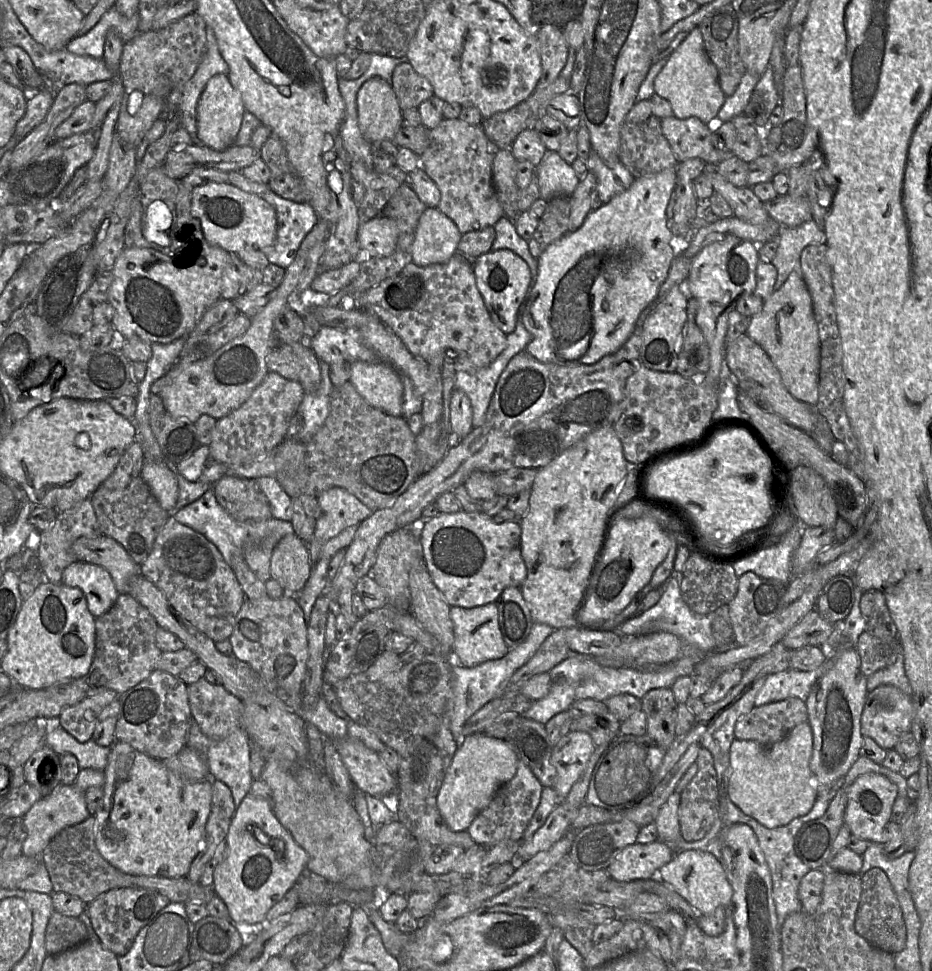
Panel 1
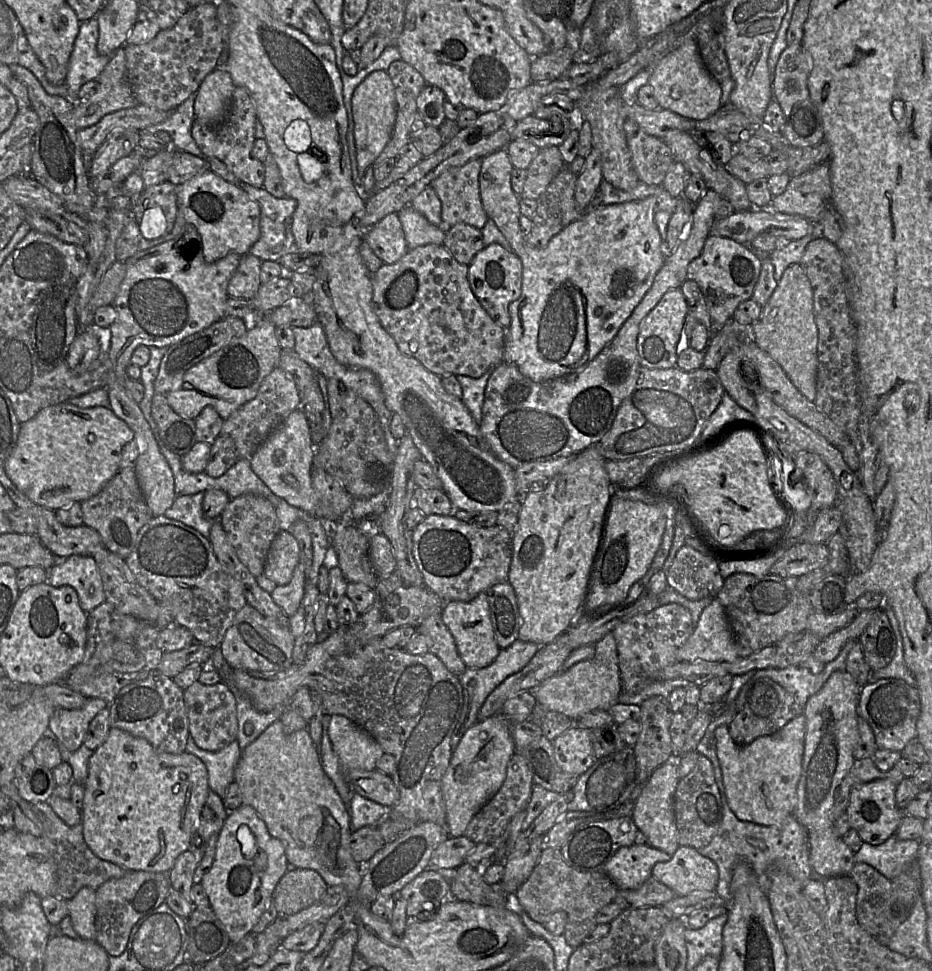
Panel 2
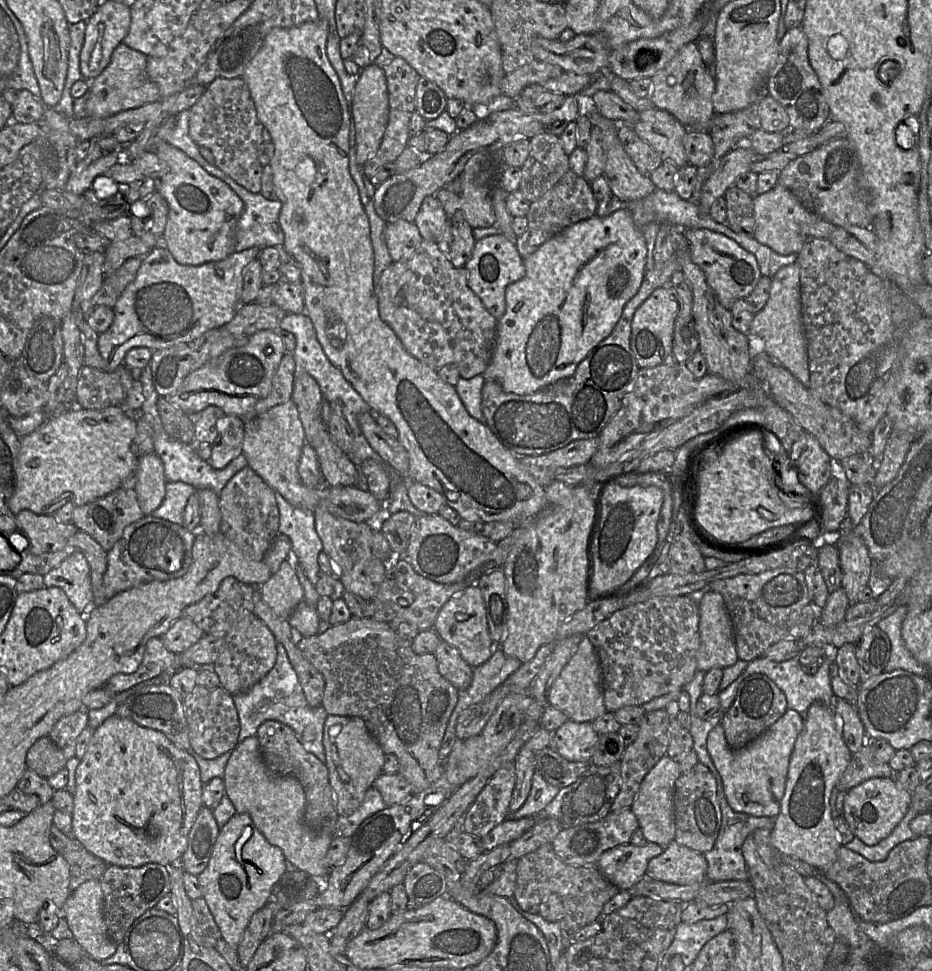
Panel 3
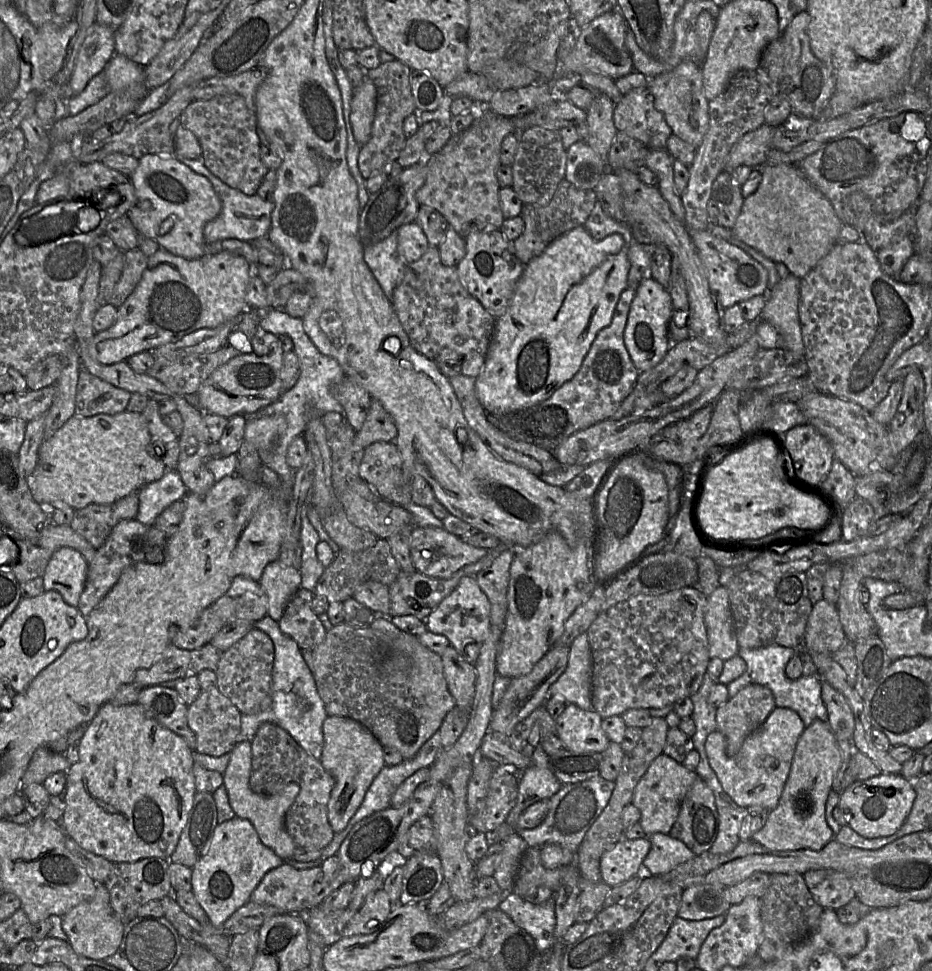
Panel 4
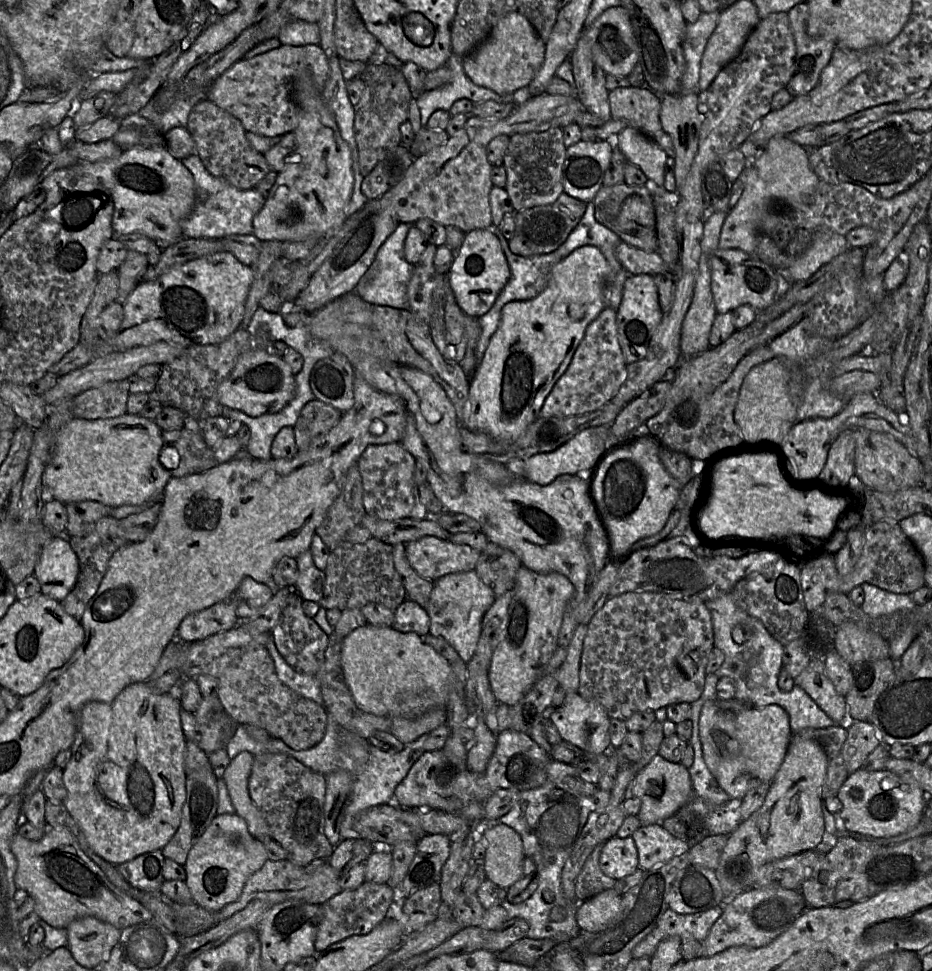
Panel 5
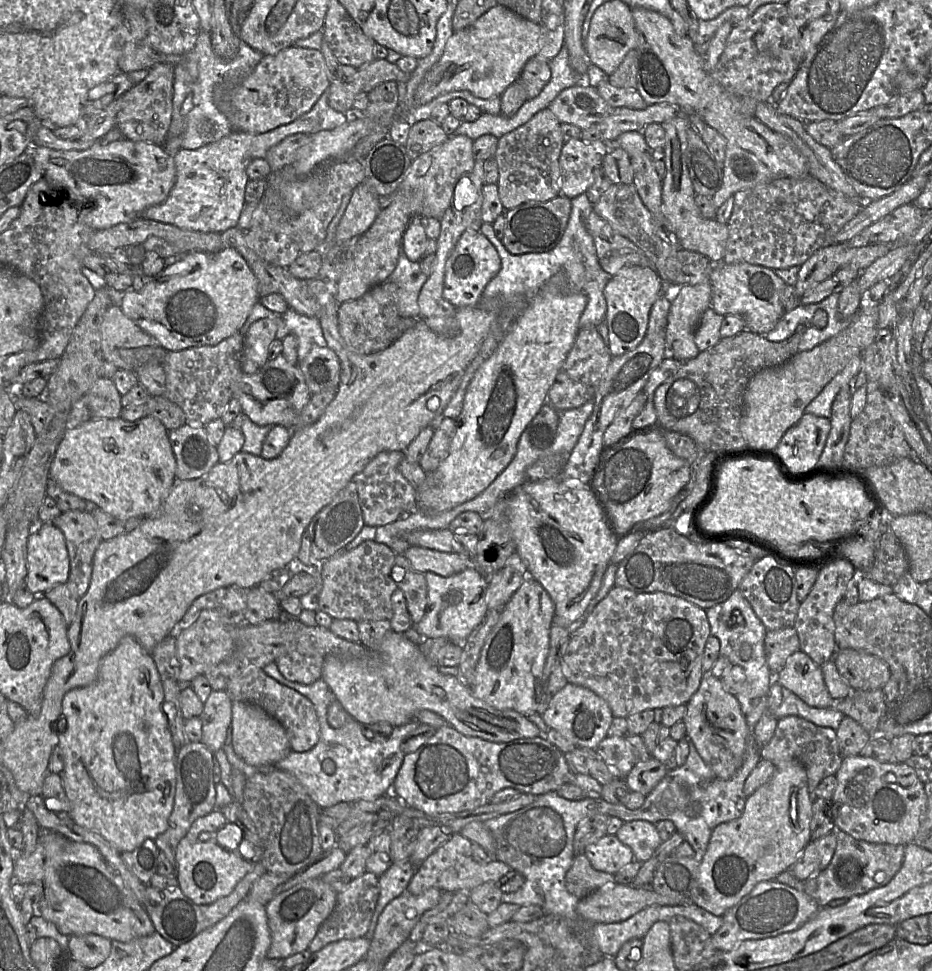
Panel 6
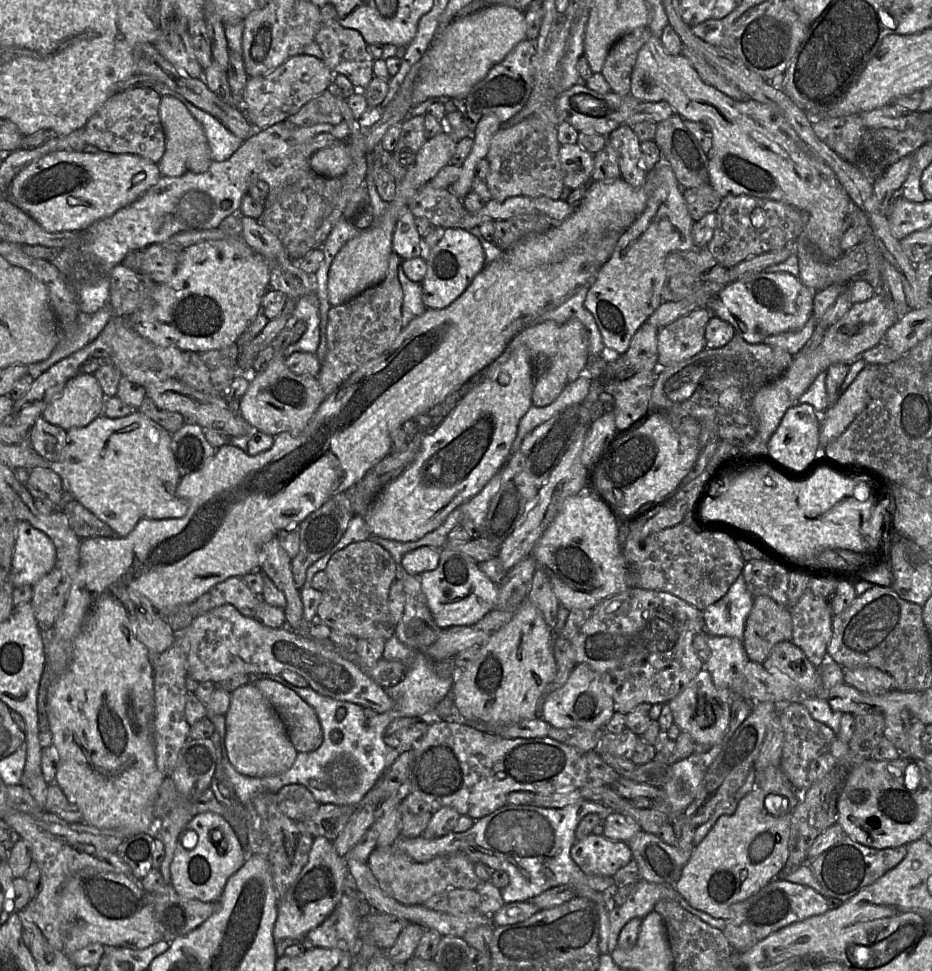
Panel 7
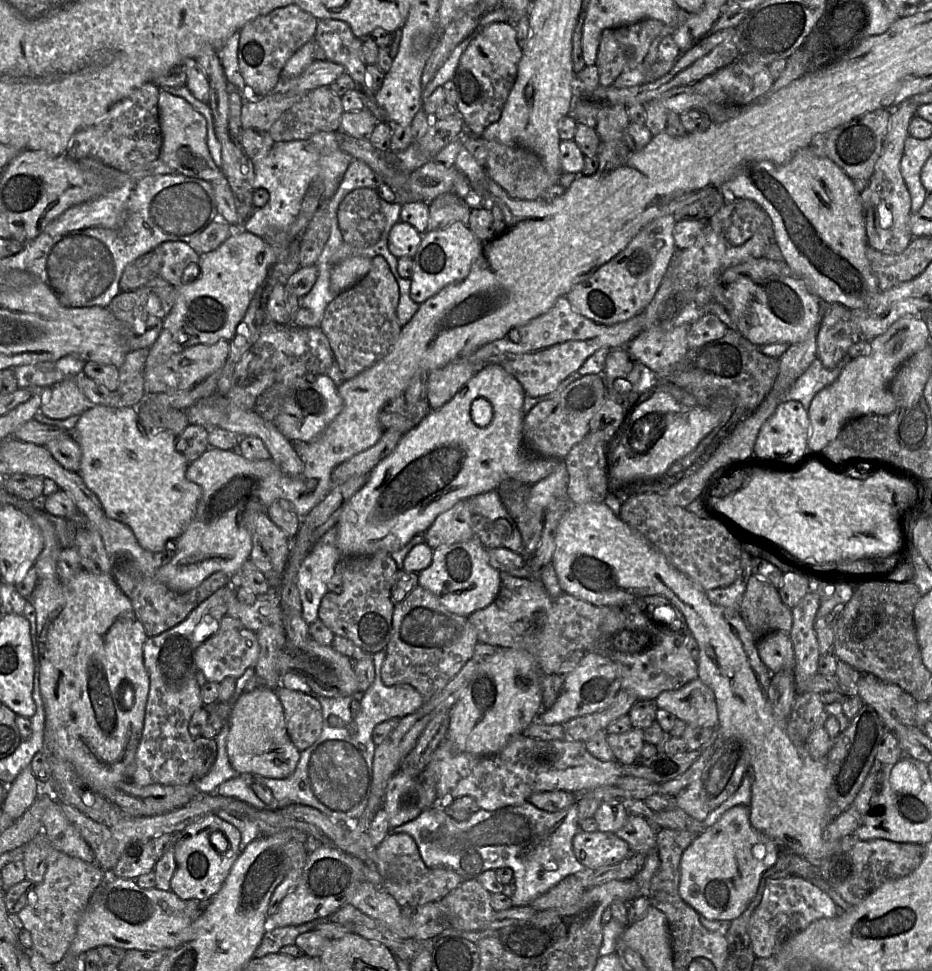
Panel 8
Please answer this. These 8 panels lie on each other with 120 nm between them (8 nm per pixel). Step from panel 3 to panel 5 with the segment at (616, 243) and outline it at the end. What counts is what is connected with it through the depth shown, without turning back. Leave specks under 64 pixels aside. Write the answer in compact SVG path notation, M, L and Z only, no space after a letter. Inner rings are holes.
M586 245L575 249L553 267L546 287L535 298L511 301L503 307L499 327L471 379L464 426L473 432L487 433L497 441L513 442L535 422L554 385L566 372L588 325L606 307L608 272L609 264L601 250Z

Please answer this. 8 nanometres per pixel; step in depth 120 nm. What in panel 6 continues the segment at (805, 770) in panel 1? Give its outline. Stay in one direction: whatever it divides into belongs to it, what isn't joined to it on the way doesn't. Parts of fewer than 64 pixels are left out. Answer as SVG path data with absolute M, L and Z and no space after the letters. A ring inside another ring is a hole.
M704 672L698 690L686 706L687 711L682 720L686 726L686 736L693 741L698 753L717 778L732 778L743 764L747 739L751 734L737 697L724 689L720 678Z

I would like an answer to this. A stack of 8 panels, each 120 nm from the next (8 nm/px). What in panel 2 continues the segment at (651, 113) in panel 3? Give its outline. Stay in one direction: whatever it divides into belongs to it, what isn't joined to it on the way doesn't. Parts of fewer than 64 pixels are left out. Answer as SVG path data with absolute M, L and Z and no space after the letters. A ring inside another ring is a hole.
M678 129L668 130L661 138L671 149L675 161L681 162L691 172L699 174L707 188L726 198L735 212L753 208L746 184L734 177L725 165L716 163L695 141L694 134Z

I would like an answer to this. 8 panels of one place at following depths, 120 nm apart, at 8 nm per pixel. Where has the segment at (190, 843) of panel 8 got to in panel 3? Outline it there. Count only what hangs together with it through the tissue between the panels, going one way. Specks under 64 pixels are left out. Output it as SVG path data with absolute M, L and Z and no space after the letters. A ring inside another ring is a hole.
M236 813L219 830L213 851L206 869L197 877L202 892L216 924L218 925L222 938L234 949L243 937L244 931L249 924L251 917L258 910L266 906L273 898L282 875L286 872L286 858L282 850L271 845L256 828L248 814Z

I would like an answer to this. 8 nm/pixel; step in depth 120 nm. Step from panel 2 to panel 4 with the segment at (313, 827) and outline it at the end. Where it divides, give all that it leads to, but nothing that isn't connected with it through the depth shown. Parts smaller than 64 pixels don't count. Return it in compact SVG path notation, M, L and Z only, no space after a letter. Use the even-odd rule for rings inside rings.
M251 742L235 744L227 768L223 773L223 785L226 788L228 802L236 817L249 820L254 826L260 841L283 860L293 856L298 848L285 829L285 814L300 792L297 783L289 783L281 792L273 796L262 796L251 791L249 778L251 773Z

